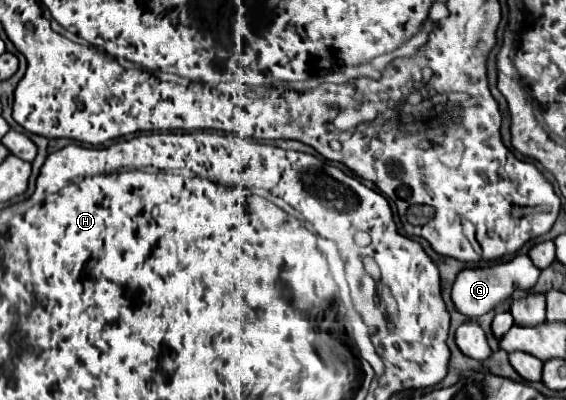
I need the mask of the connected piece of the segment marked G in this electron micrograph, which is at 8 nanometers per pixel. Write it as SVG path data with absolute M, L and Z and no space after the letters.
M515 255L513 259L509 259L505 263L495 263L495 265L465 267L457 275L457 279L453 283L451 299L453 299L455 309L459 313L467 315L469 319L475 319L479 315L485 315L487 311L491 311L501 301L505 301L513 291L517 291L517 289L531 289L537 283L539 273L541 273L541 269L537 269L533 265L529 255Z

